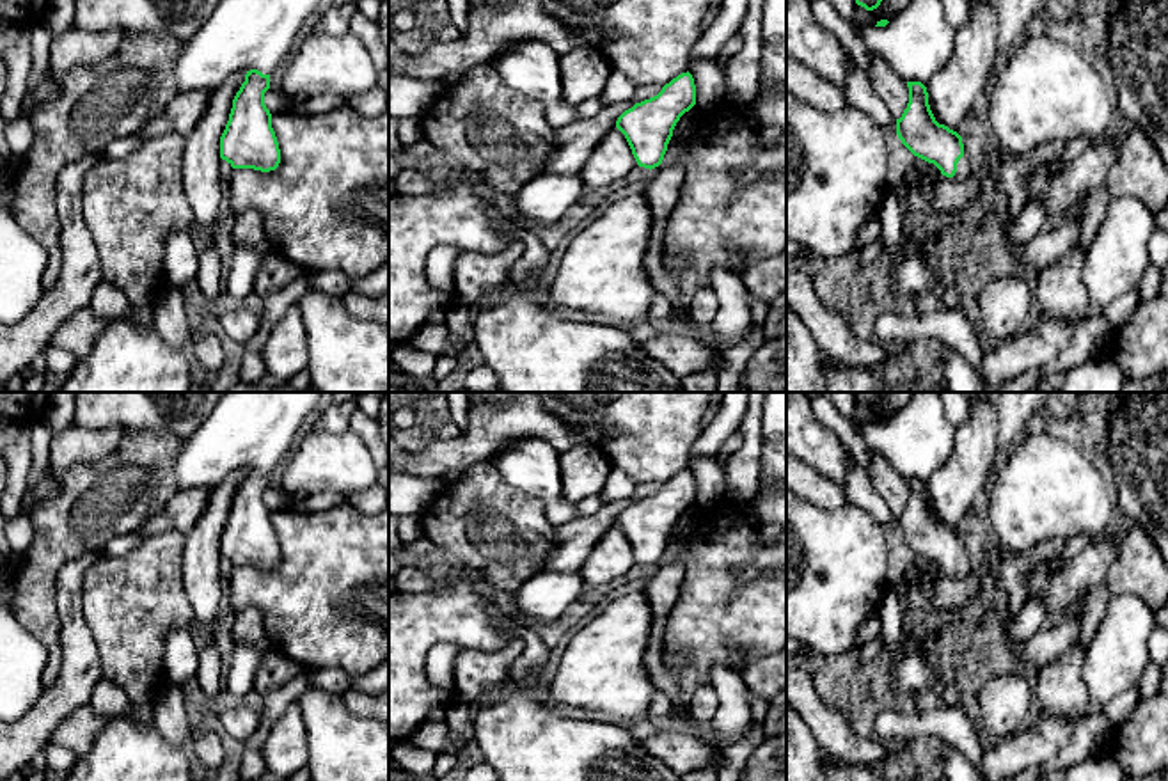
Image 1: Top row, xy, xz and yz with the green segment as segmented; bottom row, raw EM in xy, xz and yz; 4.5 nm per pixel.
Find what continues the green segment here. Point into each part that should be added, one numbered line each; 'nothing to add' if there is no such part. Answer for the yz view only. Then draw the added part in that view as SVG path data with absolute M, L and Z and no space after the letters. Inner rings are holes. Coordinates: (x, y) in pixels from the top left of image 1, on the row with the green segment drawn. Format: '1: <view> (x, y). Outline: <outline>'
1: yz (962, 167). Outline: M962 156L957 163L957 172L955 172L955 179L957 181L964 181L967 176L971 174L971 165L969 160L966 156Z

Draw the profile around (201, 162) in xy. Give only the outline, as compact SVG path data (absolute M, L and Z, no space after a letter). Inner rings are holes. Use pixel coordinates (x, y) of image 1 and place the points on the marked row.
M236 73L209 91L204 115L195 130L185 137L183 186L193 213L192 227L211 229L224 213L220 137L245 75Z

